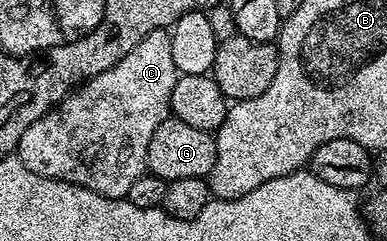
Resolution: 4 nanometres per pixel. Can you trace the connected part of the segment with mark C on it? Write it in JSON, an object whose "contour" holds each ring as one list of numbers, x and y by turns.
{"contour":[[153,30,136,44,136,48,132,48,132,52,128,52,128,56,124,56,124,60,71,90,57,106,36,120,36,124,28,124,24,136,20,136,16,156,29,170,36,172,36,176,71,182,105,198,125,199,132,184,147,173,148,140,152,140,152,132,160,128,165,118,171,117,170,97,178,75,176,63,172,60,169,33]]}

